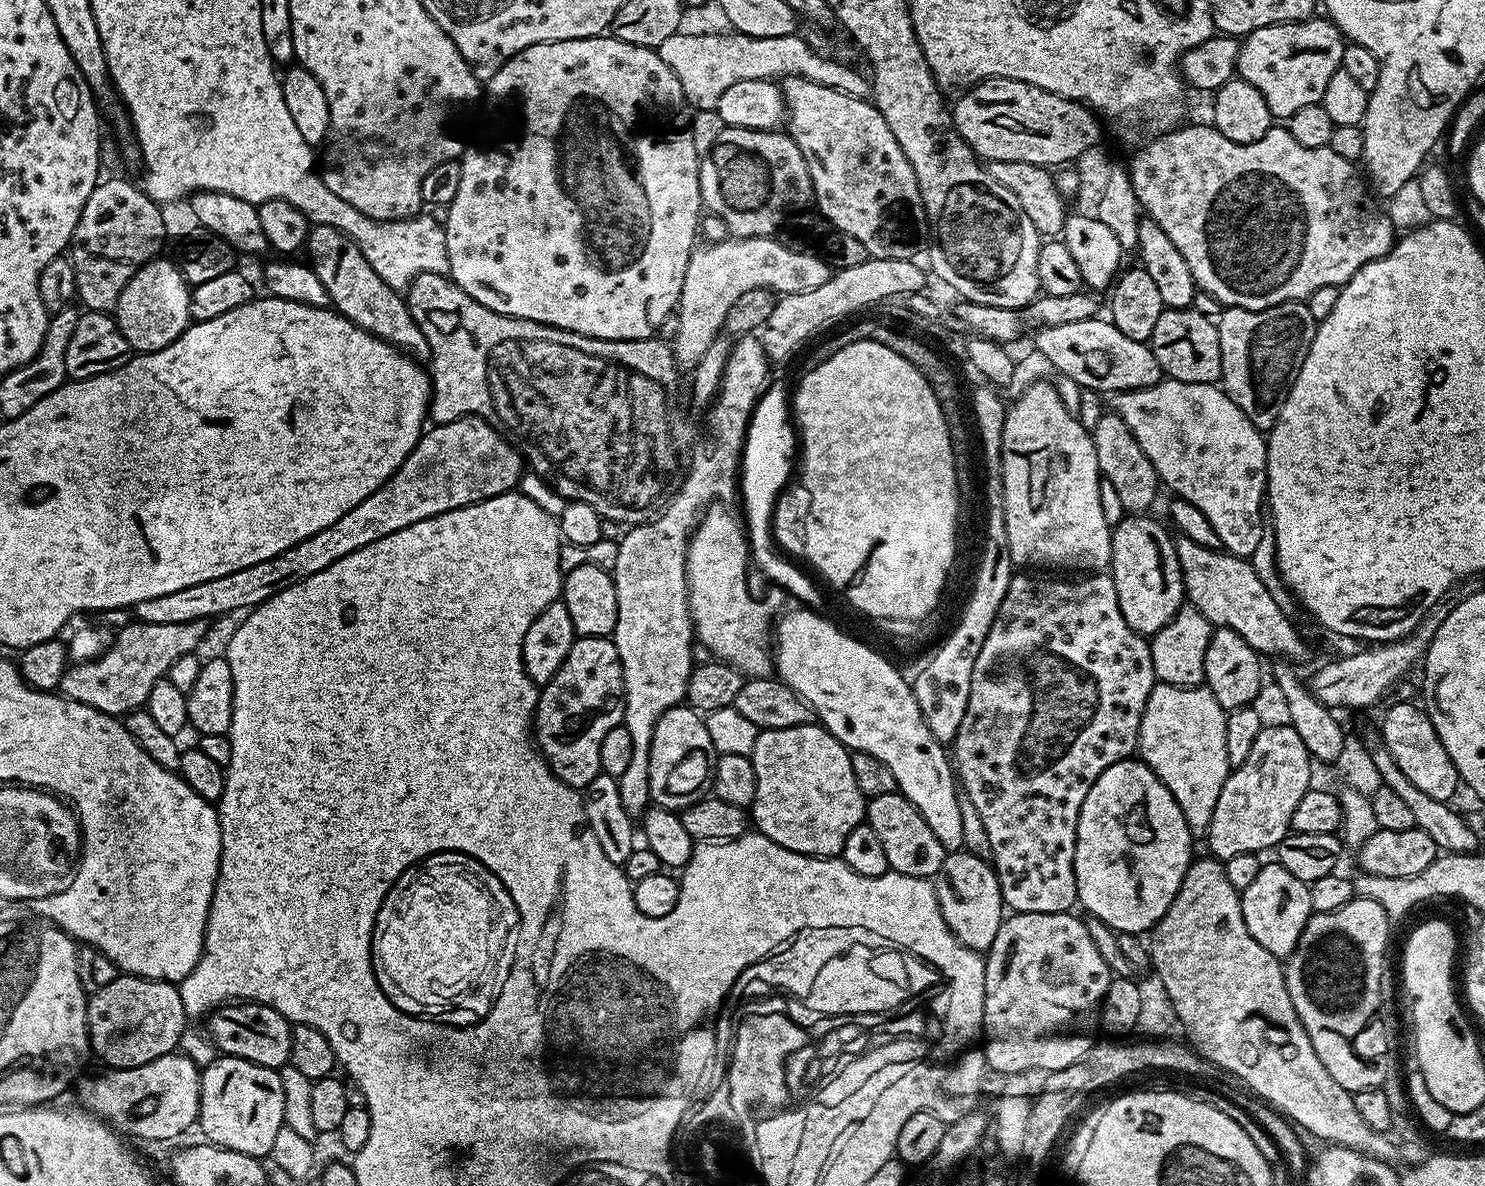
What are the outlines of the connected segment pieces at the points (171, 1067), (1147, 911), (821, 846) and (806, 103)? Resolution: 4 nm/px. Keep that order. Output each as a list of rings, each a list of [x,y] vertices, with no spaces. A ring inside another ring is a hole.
[[[177,1050],[162,1058],[154,1058],[154,1062],[146,1062],[146,1066],[104,1070],[101,1076],[85,1075],[78,1084],[79,1103],[125,1137],[172,1140],[197,1123],[201,1071],[195,1062]]]
[[[1129,758],[1114,762],[1114,766],[1102,770],[1102,774],[1098,774],[1098,782],[1094,782],[1094,786],[1090,786],[1090,794],[1086,794],[1086,802],[1082,802],[1082,814],[1078,814],[1078,830],[1074,846],[1074,878],[1076,879],[1076,899],[1079,907],[1081,909],[1084,907],[1088,916],[1106,922],[1106,926],[1117,934],[1122,932],[1147,933],[1155,928],[1156,923],[1163,918],[1170,902],[1178,894],[1178,890],[1182,886],[1182,878],[1186,874],[1188,865],[1194,859],[1192,843],[1194,843],[1194,837],[1191,830],[1188,829],[1188,823],[1178,806],[1178,802],[1174,802],[1174,794],[1170,794],[1167,786],[1153,774],[1143,759]]]
[[[819,723],[790,726],[786,730],[760,730],[756,733],[754,750],[751,754],[756,779],[756,793],[750,809],[750,820],[755,831],[766,838],[807,856],[836,858],[854,830],[866,820],[866,798],[854,782],[854,770],[849,749],[834,739]]]
[[[783,77],[782,91],[786,109],[786,132],[792,137],[798,150],[802,150],[802,158],[810,174],[814,204],[815,207],[820,207],[819,215],[827,223],[829,220],[835,231],[858,238],[858,242],[866,246],[869,257],[913,259],[919,248],[921,251],[928,236],[928,218],[924,214],[924,203],[918,182],[914,178],[914,170],[910,162],[906,162],[906,154],[902,154],[898,138],[890,134],[886,118],[882,118],[875,104],[868,100],[859,100],[850,94],[830,90],[830,86],[818,86],[806,78]]]

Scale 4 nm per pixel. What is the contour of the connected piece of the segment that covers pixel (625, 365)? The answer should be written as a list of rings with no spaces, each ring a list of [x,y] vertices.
[[[418,274],[406,289],[406,299],[410,314],[418,330],[426,334],[432,351],[433,425],[454,422],[463,416],[480,416],[497,432],[517,436],[512,438],[518,441],[518,451],[527,467],[553,484],[565,501],[586,502],[605,521],[623,526],[643,524],[683,484],[692,462],[696,428],[680,413],[672,397],[678,365],[671,347],[660,338],[603,340],[498,314],[470,298],[447,274]]]

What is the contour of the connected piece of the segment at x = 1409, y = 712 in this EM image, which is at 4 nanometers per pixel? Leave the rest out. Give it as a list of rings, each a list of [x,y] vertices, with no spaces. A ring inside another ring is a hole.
[[[1397,703],[1384,716],[1382,735],[1398,770],[1402,770],[1402,774],[1406,774],[1406,778],[1410,778],[1418,790],[1430,794],[1430,798],[1451,801],[1462,781],[1450,754],[1446,754],[1446,746],[1442,746],[1442,738],[1438,738],[1438,730],[1434,730],[1427,712],[1419,703]]]

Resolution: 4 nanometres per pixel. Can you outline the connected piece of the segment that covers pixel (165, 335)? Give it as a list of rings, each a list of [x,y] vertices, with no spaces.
[[[157,258],[146,262],[126,282],[116,303],[116,324],[126,342],[137,352],[153,352],[170,346],[190,323],[190,285],[175,259]]]

